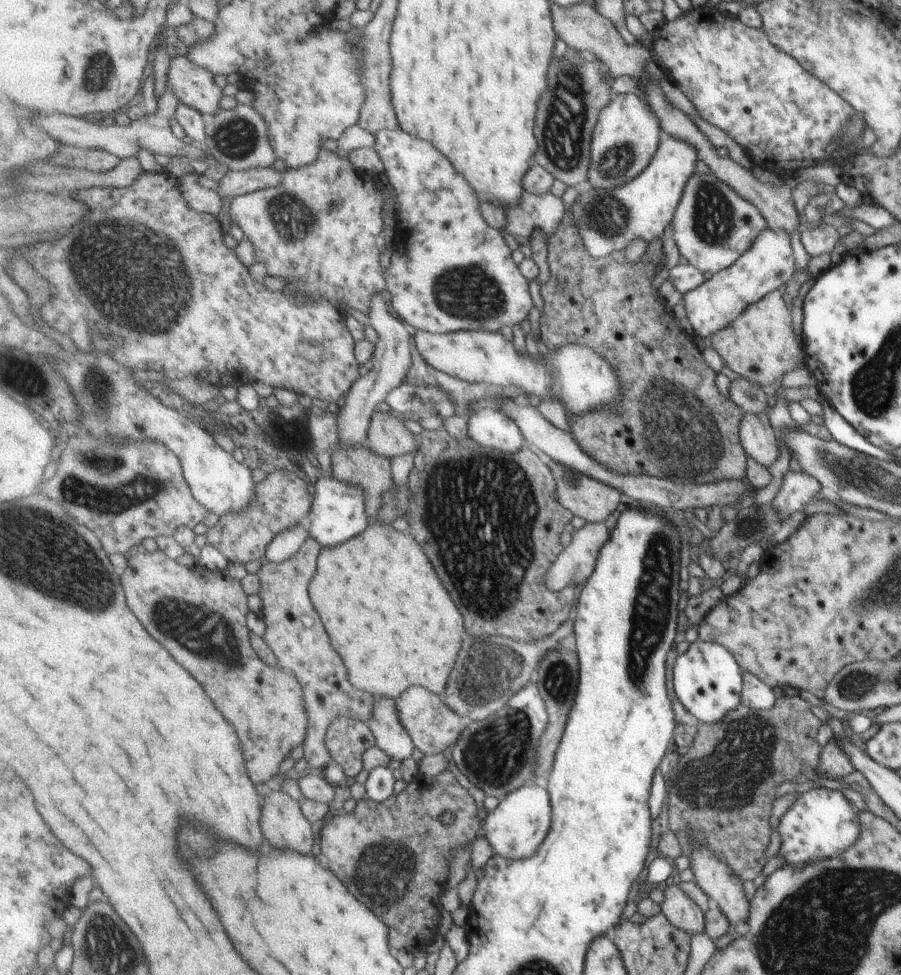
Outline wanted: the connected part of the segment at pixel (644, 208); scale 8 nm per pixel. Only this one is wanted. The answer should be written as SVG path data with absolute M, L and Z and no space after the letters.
M666 136L659 140L658 150L646 171L629 184L615 190L591 187L580 194L568 209L577 222L579 234L587 244L591 256L605 259L614 255L614 252L624 251L635 238L647 244L655 239L661 240L682 199L683 188L693 174L697 156L698 152L691 144Z

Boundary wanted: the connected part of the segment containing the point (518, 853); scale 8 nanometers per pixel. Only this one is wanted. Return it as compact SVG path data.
M532 782L522 786L511 795L500 800L498 807L488 813L485 821L486 838L494 856L511 860L533 858L551 831L554 810L545 782Z

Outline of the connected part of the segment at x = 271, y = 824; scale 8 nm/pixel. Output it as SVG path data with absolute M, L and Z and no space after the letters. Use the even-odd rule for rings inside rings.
M269 791L263 795L263 832L275 848L293 848L311 854L313 836L311 821L305 818L301 800L293 799L285 791Z

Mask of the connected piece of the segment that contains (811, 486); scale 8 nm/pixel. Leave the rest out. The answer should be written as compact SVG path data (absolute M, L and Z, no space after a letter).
M803 470L785 472L779 491L770 503L771 509L777 512L777 522L785 522L791 514L795 514L821 492L823 489L819 486L819 482L813 476L809 476L807 472L803 472Z

